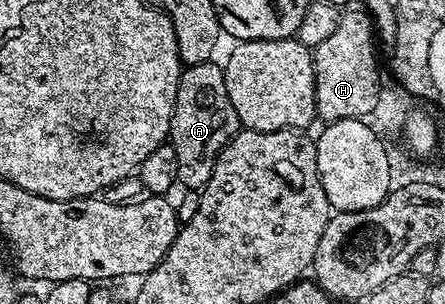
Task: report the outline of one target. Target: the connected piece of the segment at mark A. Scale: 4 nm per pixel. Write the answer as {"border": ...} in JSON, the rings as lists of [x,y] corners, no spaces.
{"border":[[[212,59],[201,65],[186,67],[179,78],[179,90],[175,94],[175,110],[171,114],[168,143],[173,145],[177,159],[177,184],[185,190],[200,190],[211,178],[211,170],[215,170],[215,162],[219,154],[227,146],[232,136],[241,128],[239,118],[235,114],[235,106],[231,106],[231,98],[227,94],[225,70],[220,63]]]}

